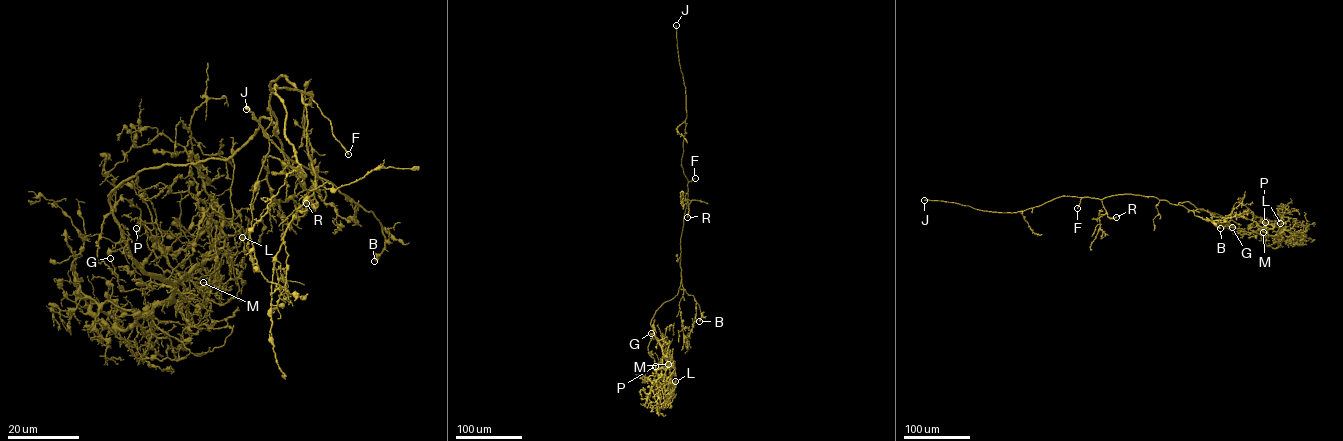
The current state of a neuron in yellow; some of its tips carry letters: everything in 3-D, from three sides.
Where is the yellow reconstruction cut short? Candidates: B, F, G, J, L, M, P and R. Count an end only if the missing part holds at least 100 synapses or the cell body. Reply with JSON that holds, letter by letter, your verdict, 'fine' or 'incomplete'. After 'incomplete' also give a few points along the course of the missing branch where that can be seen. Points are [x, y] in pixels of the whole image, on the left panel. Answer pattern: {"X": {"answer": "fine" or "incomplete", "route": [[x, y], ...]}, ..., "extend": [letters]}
{"B": {"answer": "fine"}, "F": {"answer": "incomplete"}, "G": {"answer": "fine"}, "J": {"answer": "incomplete"}, "L": {"answer": "fine"}, "M": {"answer": "fine"}, "P": {"answer": "fine"}, "R": {"answer": "fine"}, "extend": ["F", "J"]}

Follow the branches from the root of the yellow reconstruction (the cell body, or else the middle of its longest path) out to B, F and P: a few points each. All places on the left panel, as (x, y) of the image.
B: (272, 89), (268, 108), (276, 121), (274, 132), (283, 151), (330, 181), (380, 221), (384, 247), (374, 261)
F: (272, 89), (270, 83), (285, 76), (305, 104), (311, 104), (311, 92), (330, 122), (333, 136), (348, 154)
P: (272, 89), (276, 134), (262, 117), (233, 155), (110, 194), (171, 300), (180, 275), (136, 228)

